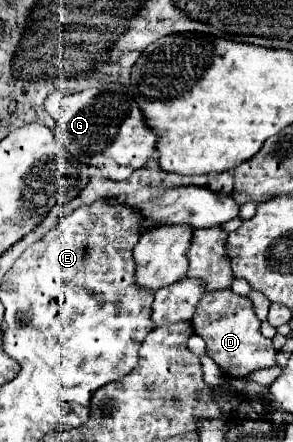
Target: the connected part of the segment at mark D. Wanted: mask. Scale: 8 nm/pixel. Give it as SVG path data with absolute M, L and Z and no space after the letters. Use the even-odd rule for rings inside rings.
M219 290L205 294L197 304L195 316L191 318L195 334L199 334L207 344L207 354L215 360L225 376L241 378L259 368L271 368L275 364L277 350L273 342L259 332L259 318L247 296L233 294L231 290Z

